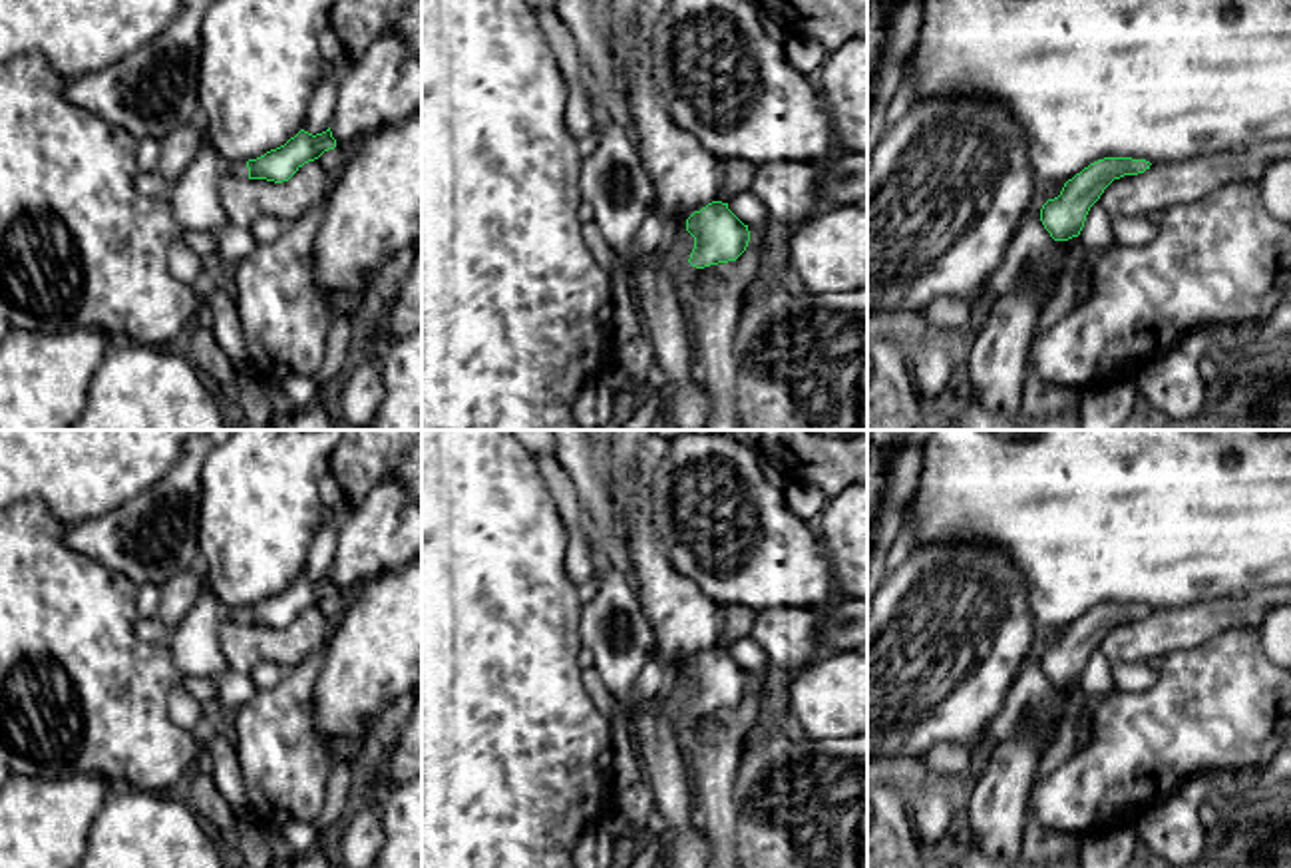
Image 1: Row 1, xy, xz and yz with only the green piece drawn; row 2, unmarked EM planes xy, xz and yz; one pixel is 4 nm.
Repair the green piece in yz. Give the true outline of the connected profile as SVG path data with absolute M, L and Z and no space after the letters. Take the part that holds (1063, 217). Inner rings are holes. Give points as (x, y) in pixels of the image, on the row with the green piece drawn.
M1104 157L1072 179L1068 179L1058 197L1048 199L1040 209L1040 221L1054 241L1078 237L1090 207L1104 189L1124 175L1138 175L1150 169L1150 161L1132 157Z

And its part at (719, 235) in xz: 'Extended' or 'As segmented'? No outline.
Extended

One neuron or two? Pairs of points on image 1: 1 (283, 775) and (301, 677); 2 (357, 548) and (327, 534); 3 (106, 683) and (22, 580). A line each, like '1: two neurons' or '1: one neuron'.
1: one neuron
2: two neurons
3: one neuron

